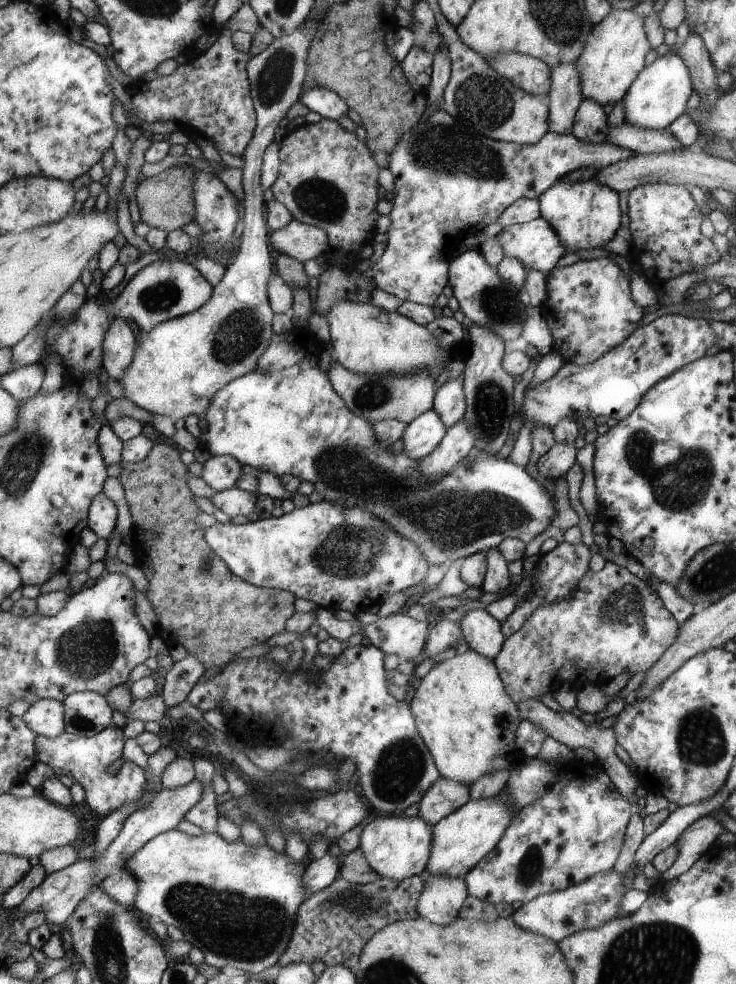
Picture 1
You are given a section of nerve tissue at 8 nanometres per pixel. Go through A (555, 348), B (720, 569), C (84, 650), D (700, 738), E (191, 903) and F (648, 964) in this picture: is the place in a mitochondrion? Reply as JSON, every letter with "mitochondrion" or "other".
{"A":"other","B":"mitochondrion","C":"mitochondrion","D":"mitochondrion","E":"mitochondrion","F":"mitochondrion"}

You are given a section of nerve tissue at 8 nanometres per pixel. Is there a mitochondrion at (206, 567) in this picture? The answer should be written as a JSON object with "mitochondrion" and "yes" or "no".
{"mitochondrion":"yes"}

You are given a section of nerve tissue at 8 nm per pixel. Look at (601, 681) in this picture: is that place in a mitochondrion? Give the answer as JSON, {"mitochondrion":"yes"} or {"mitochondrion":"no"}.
{"mitochondrion":"no"}

